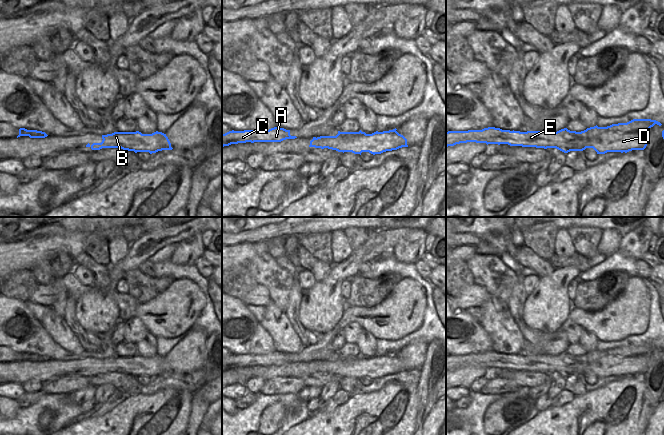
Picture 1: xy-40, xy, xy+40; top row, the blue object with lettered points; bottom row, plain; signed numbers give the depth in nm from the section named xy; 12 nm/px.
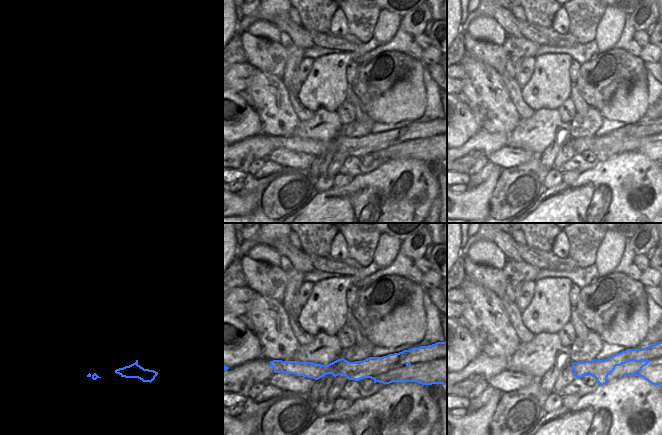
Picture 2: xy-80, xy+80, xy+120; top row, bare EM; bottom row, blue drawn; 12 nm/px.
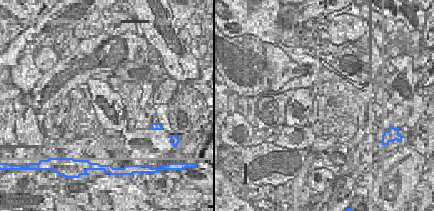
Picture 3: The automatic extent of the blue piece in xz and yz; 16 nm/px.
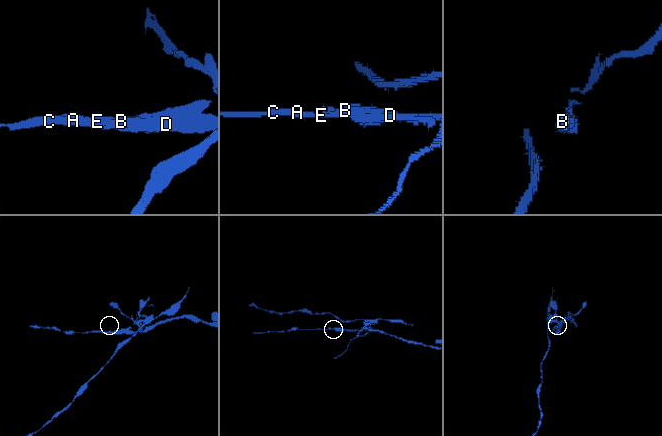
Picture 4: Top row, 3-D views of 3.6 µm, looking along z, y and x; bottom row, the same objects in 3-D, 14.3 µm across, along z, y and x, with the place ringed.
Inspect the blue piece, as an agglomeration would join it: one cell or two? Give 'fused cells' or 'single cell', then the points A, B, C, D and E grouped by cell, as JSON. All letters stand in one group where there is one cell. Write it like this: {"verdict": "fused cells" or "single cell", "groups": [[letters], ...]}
{"verdict": "fused cells", "groups": [["A", "B", "C", "E"], ["D"]]}

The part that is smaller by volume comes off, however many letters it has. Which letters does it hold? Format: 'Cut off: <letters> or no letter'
Cut off: A, B, C, E

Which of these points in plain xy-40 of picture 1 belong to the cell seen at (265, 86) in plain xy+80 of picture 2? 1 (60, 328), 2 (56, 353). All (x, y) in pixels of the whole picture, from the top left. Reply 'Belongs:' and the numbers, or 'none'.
Belongs: 1

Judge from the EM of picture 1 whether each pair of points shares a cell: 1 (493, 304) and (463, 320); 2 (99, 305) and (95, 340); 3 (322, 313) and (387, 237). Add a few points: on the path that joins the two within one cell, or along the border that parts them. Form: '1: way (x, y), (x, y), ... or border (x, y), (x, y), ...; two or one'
1: border (476, 319), (490, 338); two
2: border (76, 319), (84, 329), (102, 334); two
3: way (328, 292), (331, 285), (366, 252); one

